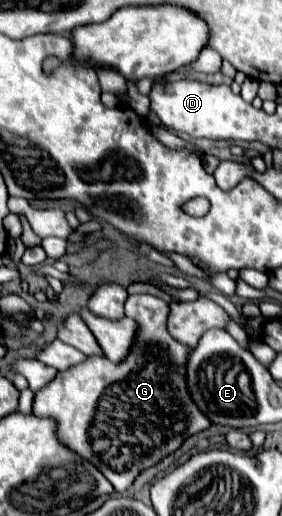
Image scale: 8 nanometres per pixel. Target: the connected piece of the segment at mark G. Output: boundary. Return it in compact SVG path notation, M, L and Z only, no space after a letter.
M130 295L126 299L126 317L136 319L140 331L134 349L124 363L114 365L104 357L88 357L84 363L60 371L52 383L34 395L32 405L32 413L36 417L56 421L56 439L82 459L90 461L120 493L132 485L142 469L176 451L186 437L210 427L208 419L200 415L200 409L194 407L192 399L188 399L188 389L184 387L184 363L188 359L188 347L176 343L176 339L172 339L172 335L166 331L168 303L156 295Z

